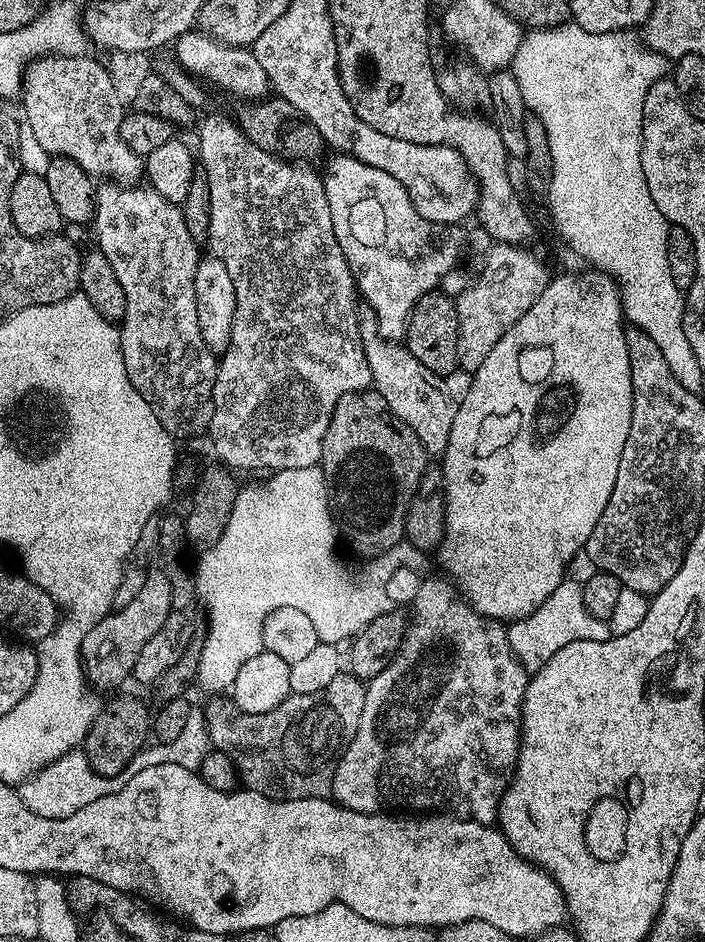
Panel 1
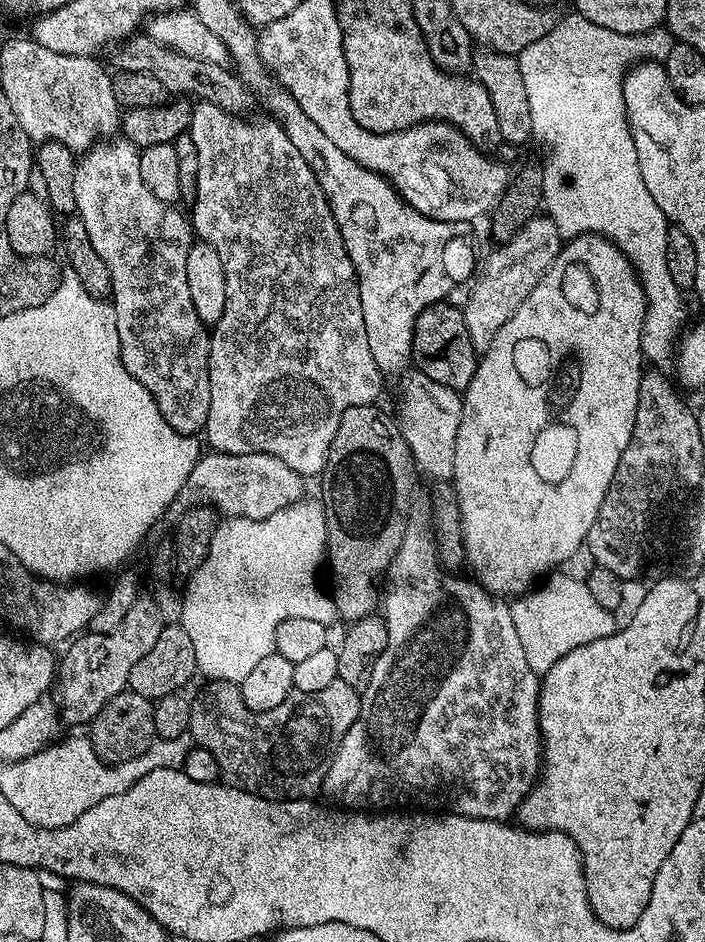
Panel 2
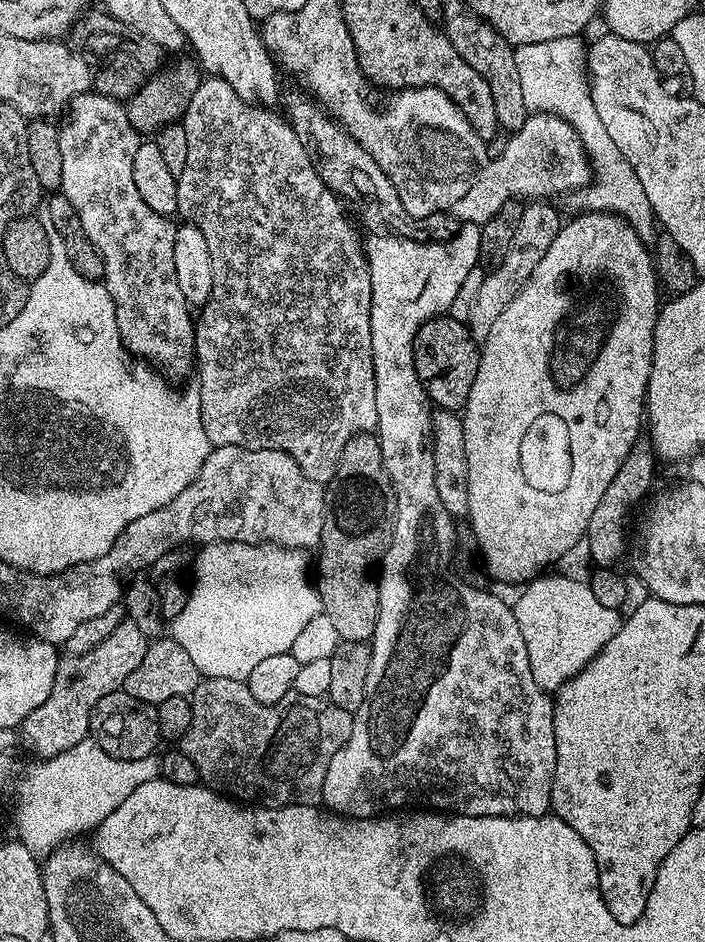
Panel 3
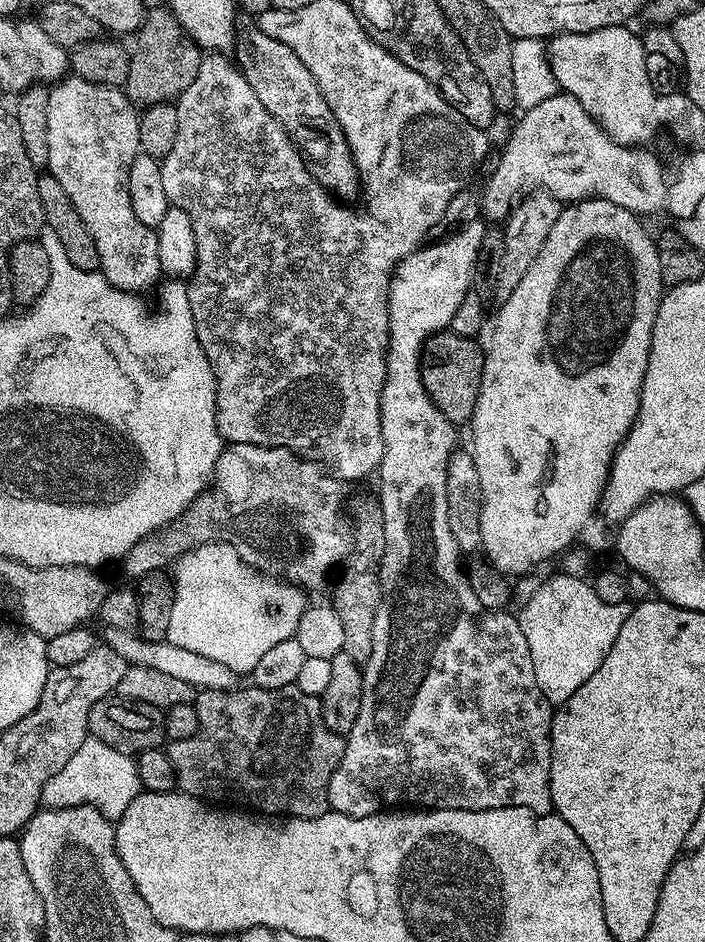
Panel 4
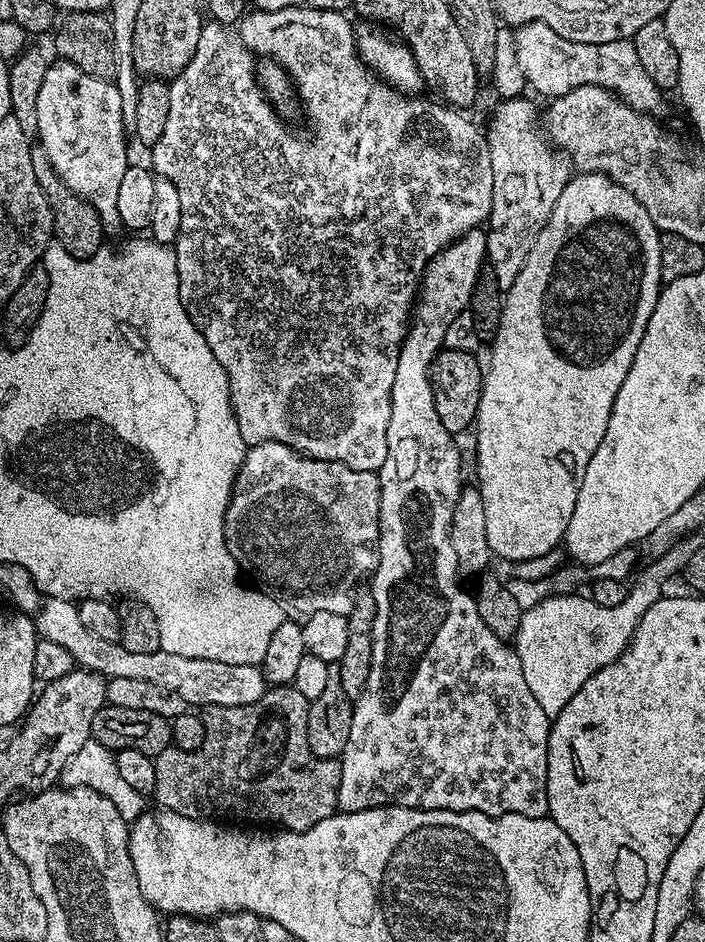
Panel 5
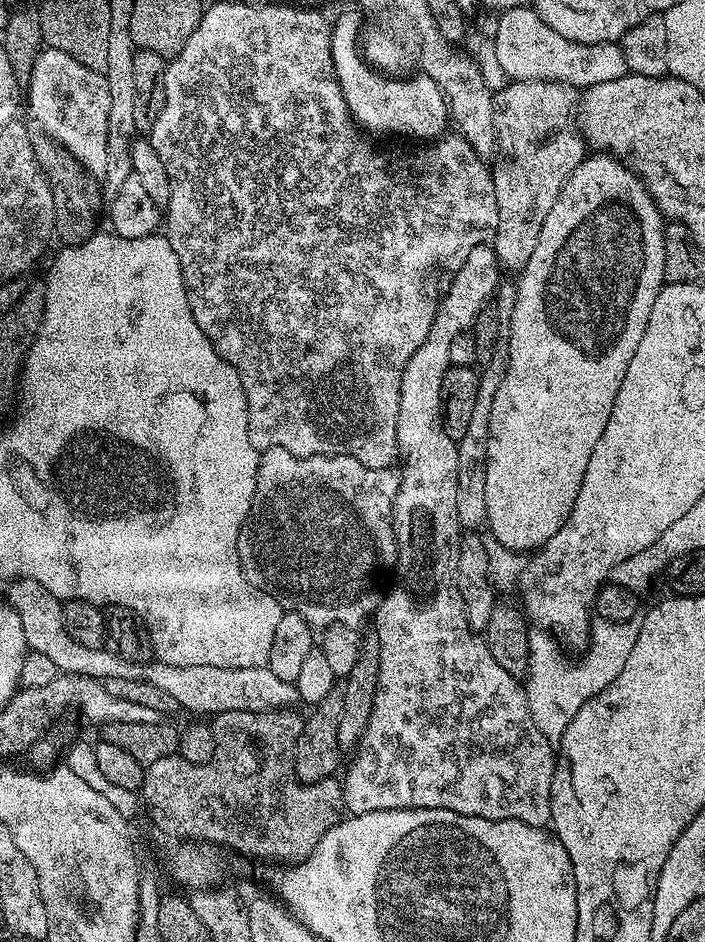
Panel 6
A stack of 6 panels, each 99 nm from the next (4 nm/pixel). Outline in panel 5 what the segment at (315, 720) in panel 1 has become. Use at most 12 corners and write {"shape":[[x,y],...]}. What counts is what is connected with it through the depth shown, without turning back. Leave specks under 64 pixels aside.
{"shape":[[272,686],[211,706],[206,742],[156,757],[186,818],[305,832],[336,815],[339,759],[310,701]]}

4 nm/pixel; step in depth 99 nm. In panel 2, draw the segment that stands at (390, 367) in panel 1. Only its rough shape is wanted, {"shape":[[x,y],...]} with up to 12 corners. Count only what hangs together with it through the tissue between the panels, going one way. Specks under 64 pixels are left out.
{"shape":[[409,371],[398,420],[415,467],[451,481],[461,393]]}

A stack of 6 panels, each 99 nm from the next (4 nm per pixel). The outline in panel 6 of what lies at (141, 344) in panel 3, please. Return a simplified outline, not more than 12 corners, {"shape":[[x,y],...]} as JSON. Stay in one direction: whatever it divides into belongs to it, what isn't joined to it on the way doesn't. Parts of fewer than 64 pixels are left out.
{"shape":[[45,47],[26,82],[43,135],[106,170],[110,86]]}

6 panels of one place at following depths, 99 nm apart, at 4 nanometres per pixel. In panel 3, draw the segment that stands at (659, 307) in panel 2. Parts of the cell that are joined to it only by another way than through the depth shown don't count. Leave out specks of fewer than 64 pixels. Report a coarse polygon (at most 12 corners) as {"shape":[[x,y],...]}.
{"shape":[[581,37],[515,49],[529,113],[574,126],[592,179],[576,210],[658,228],[638,174],[594,110]]}

